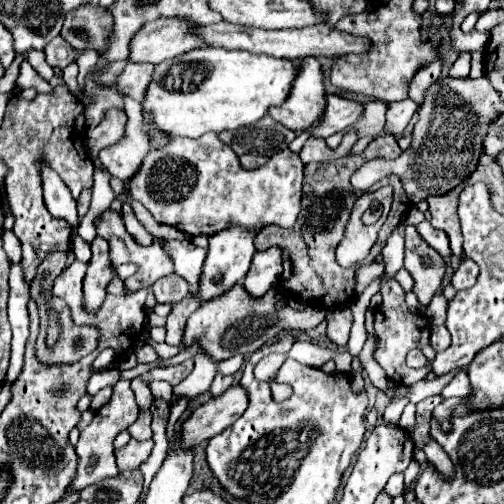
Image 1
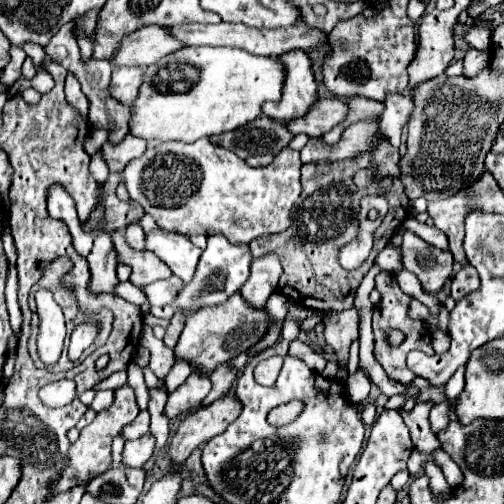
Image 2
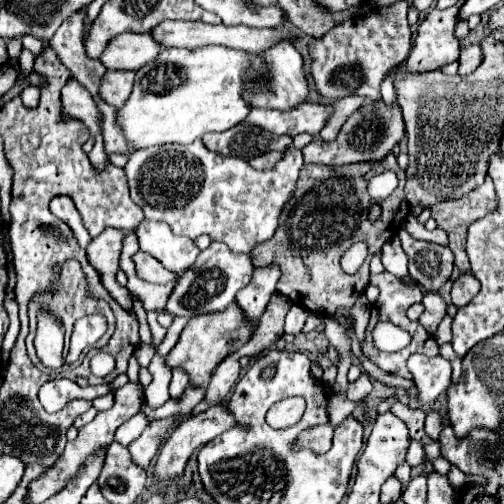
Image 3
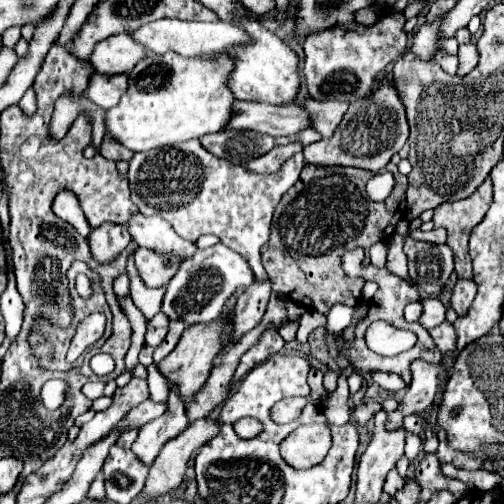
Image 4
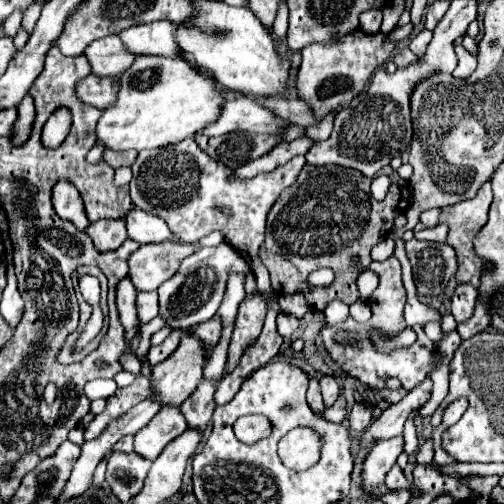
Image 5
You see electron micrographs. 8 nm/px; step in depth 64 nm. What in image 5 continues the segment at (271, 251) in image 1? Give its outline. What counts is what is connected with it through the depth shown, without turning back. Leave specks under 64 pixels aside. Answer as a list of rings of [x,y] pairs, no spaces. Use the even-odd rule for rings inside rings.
[[[258,292],[254,294],[254,298],[244,300],[240,304],[240,310],[236,316],[236,328],[228,348],[226,374],[230,374],[238,366],[244,352],[258,340],[262,324],[264,324],[264,316],[266,316],[266,302],[262,300]]]

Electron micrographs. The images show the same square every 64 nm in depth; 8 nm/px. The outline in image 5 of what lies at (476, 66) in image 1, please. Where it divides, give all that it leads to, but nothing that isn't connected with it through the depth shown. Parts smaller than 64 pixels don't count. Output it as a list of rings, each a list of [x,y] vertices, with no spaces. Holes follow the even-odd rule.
[[[462,44],[456,46],[456,56],[458,56],[458,66],[452,72],[454,78],[468,78],[476,70],[476,56],[472,56]]]

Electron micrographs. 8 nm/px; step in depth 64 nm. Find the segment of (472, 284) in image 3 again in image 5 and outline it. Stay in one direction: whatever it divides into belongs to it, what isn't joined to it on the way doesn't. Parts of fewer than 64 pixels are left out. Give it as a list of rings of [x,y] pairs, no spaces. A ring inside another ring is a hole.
[[[462,284],[456,288],[456,292],[452,296],[452,316],[456,318],[458,324],[472,318],[476,300],[478,300],[478,290],[474,286]]]

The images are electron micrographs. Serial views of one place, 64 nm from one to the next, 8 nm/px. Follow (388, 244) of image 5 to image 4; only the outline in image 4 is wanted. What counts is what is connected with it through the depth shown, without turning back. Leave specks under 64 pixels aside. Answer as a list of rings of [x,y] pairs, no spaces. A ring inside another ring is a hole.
[[[378,242],[370,248],[370,263],[373,266],[383,267],[387,258],[387,243]]]

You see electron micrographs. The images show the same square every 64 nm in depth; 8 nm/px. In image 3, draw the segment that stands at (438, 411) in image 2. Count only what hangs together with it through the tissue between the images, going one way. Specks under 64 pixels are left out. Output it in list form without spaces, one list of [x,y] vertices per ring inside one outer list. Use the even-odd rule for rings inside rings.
[[[430,412],[426,416],[426,426],[424,426],[426,434],[430,440],[438,440],[438,434],[442,432],[442,416],[438,412]]]

